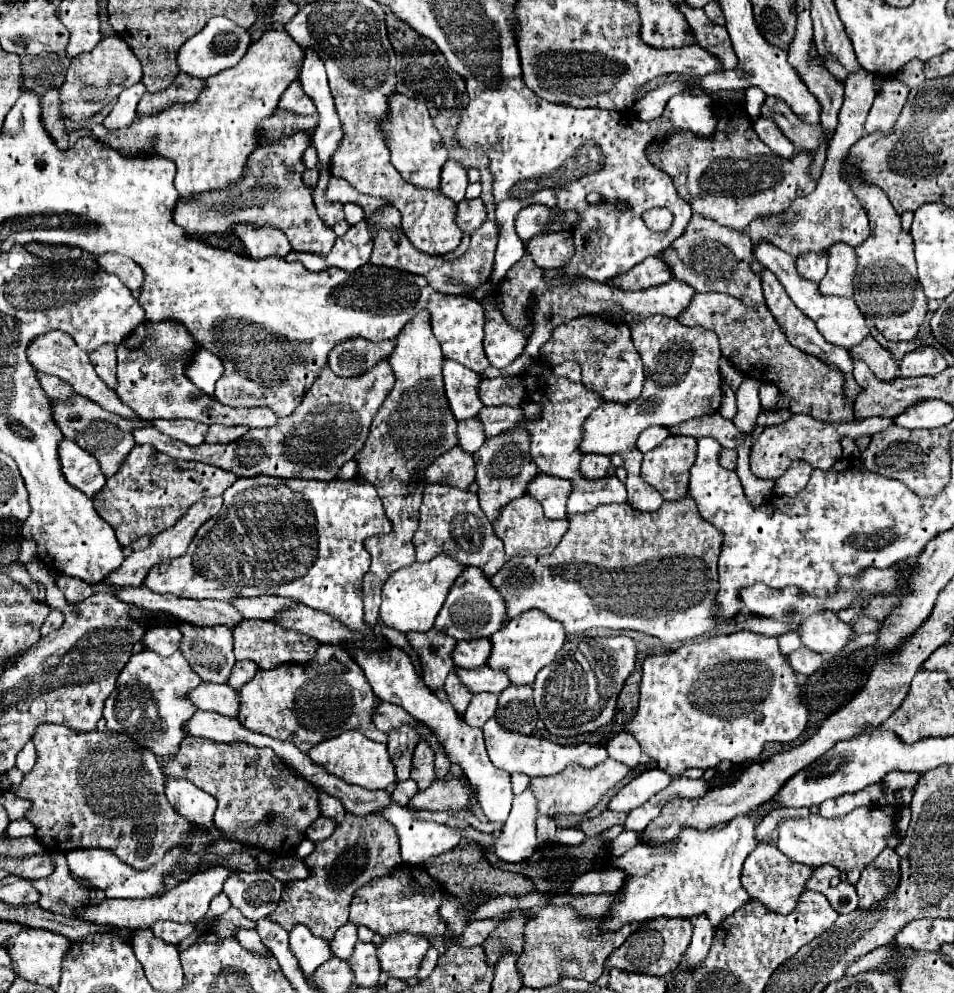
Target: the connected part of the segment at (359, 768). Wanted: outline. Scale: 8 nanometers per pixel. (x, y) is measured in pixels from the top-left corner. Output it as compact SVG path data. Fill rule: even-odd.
M355 730L343 732L331 740L323 740L321 744L317 744L315 748L309 750L309 756L315 764L325 766L327 772L339 776L347 784L357 784L357 786L367 788L367 790L385 790L389 784L397 782L395 768L393 768L393 762L389 758L387 746L381 742L373 742Z

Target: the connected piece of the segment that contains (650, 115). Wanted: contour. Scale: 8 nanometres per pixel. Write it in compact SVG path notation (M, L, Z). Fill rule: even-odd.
M679 80L661 84L661 86L655 88L653 92L649 92L643 100L637 100L635 106L633 106L633 110L635 110L637 118L641 118L641 120L659 118L659 116L663 114L663 110L665 110L667 100L669 100L671 96L687 90L687 88L689 88L689 84L687 84L687 82L679 82Z

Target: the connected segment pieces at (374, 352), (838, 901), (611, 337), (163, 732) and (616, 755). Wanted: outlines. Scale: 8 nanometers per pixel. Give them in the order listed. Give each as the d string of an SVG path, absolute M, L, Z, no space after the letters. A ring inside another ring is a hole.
M349 340L345 344L339 344L329 354L329 366L331 370L341 378L353 378L361 376L367 370L371 370L379 360L387 360L393 352L395 342L369 342L369 340Z
M819 866L813 870L805 888L823 892L823 896L827 896L835 912L849 914L859 908L859 896L855 892L855 886L849 882L843 882L839 876L841 872L835 866Z
M591 316L575 318L555 328L539 354L541 360L549 366L557 366L565 360L577 362L583 374L581 382L593 392L599 392L599 396L603 396L605 402L627 404L641 396L645 374L639 352L631 342L631 332L627 324L607 324Z
M151 650L133 654L117 678L117 686L105 702L103 718L111 732L123 732L137 744L151 750L157 758L171 760L185 738L183 724L193 716L195 704L189 700L189 692L201 684L201 678L193 672L181 652L163 658Z
M617 734L615 738L611 738L611 742L607 744L607 752L609 758L627 764L629 768L637 768L639 766L639 756L641 756L641 748L637 744L637 740L631 734Z

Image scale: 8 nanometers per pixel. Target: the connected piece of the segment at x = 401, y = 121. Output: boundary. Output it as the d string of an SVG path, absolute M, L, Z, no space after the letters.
M393 94L389 98L389 110L387 120L383 122L383 130L387 132L387 144L391 148L391 162L399 170L403 180L419 188L439 190L441 168L447 162L447 150L441 142L439 130L431 120L431 114L427 112L427 106L403 94Z

